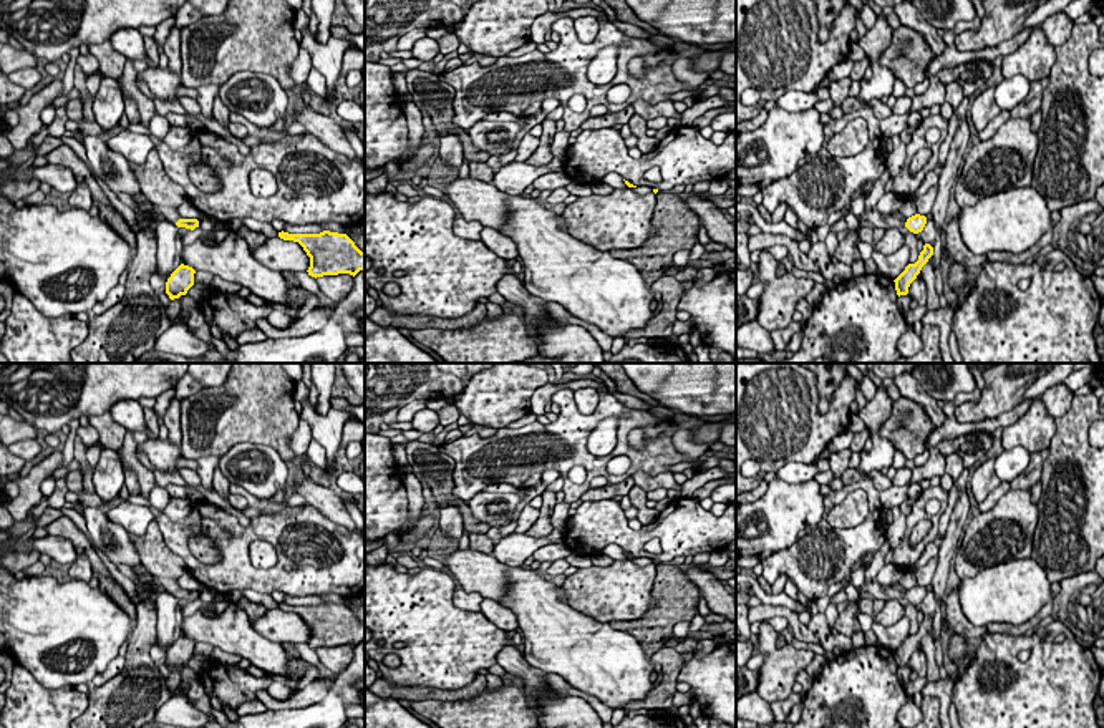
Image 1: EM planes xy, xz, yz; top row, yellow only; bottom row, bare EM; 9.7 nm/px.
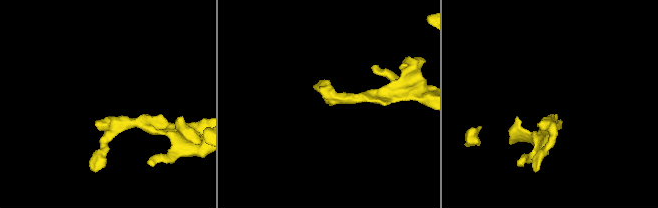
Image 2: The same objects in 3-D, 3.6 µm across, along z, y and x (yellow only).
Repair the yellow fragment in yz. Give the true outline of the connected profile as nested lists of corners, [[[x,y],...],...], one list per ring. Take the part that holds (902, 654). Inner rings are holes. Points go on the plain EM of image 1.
[[[930,615],[923,617],[923,622],[918,627],[918,632],[915,635],[908,635],[905,642],[893,652],[897,667],[907,667],[910,655],[917,650],[922,638],[928,633],[928,630],[933,627],[933,619]]]

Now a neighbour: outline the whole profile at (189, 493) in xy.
[[[167,484],[166,486],[167,493],[171,497],[182,497],[196,504],[197,501],[204,501],[206,497],[202,496],[201,491],[197,491],[192,486],[176,486],[176,484]]]

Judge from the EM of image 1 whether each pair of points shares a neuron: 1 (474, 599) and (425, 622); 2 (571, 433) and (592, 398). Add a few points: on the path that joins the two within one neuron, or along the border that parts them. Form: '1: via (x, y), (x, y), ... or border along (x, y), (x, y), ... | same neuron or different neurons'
1: border along (453, 591), (453, 602), (460, 609), (479, 612) | different neurons
2: border along (572, 392), (574, 403), (584, 415), (595, 412) | different neurons

